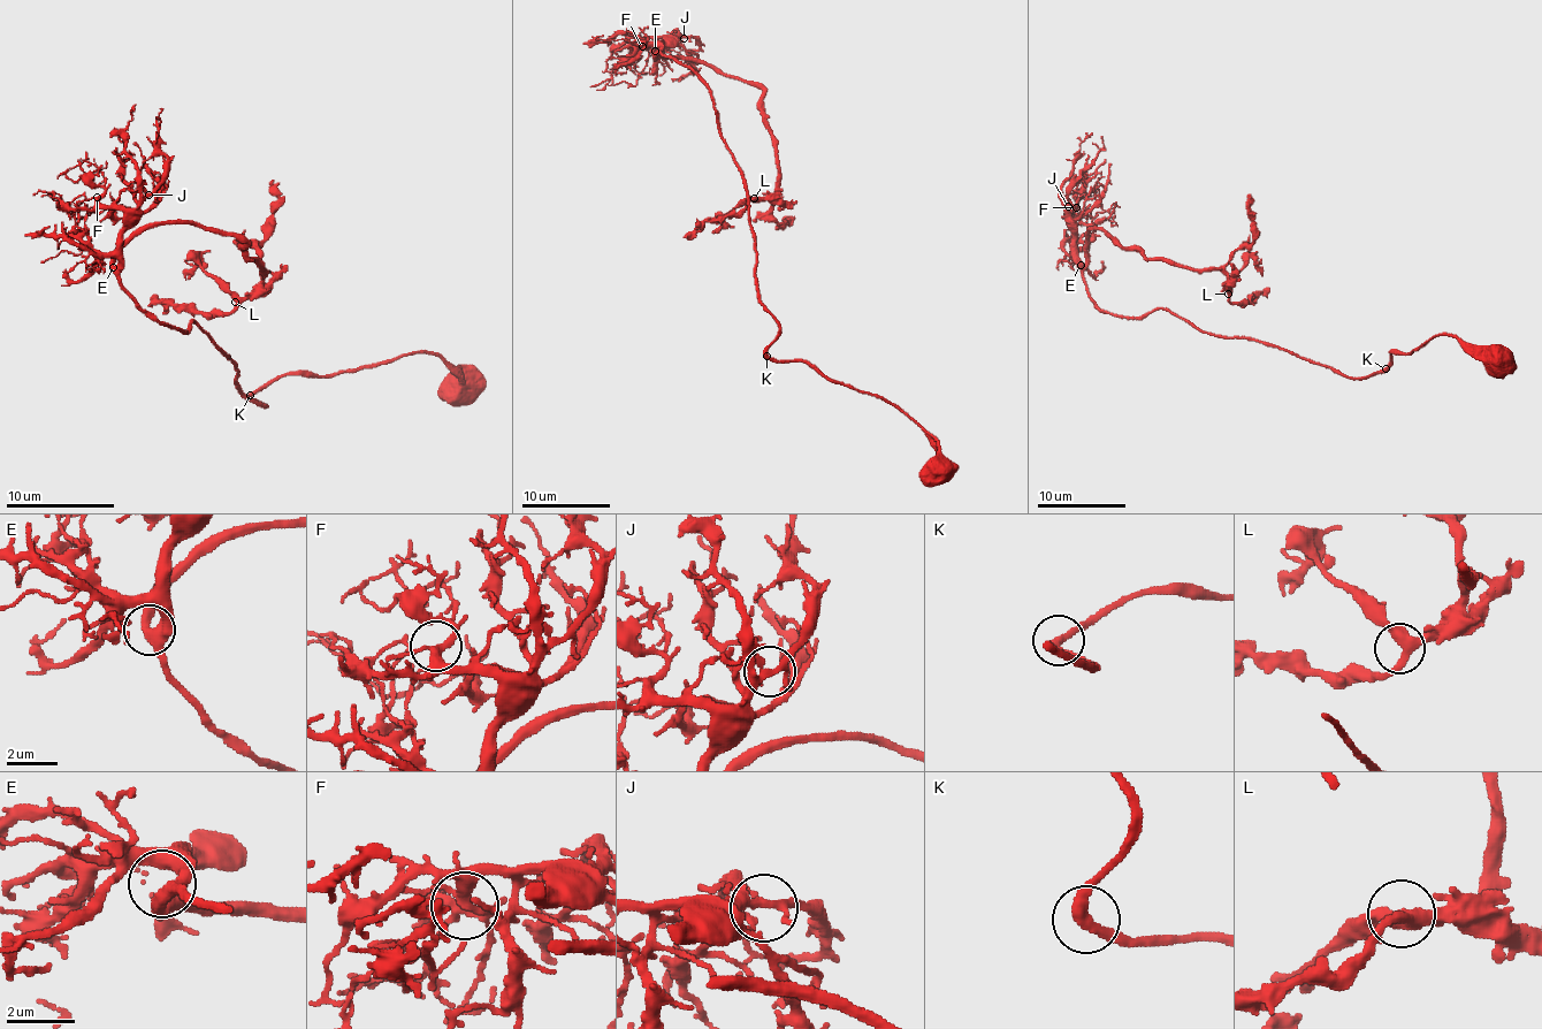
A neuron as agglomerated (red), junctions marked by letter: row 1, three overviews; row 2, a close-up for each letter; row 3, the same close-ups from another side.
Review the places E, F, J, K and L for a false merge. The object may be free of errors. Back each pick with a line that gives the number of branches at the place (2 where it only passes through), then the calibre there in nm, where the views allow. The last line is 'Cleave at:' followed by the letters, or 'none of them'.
Cleave at: none of them

